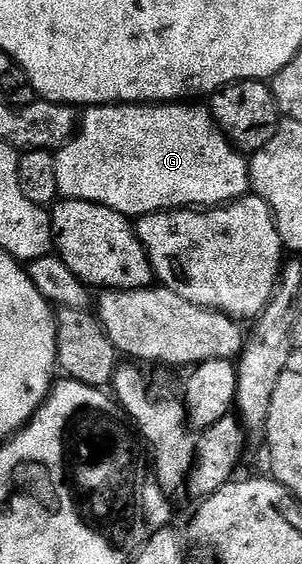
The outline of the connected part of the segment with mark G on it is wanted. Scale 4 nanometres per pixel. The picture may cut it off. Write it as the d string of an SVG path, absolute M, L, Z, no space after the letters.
M113 104L110 106L87 107L78 122L79 132L73 134L54 154L59 193L65 199L77 198L83 202L93 202L125 216L159 214L162 210L179 210L181 208L211 208L223 206L229 202L235 202L237 198L245 197L250 190L249 159L241 154L229 142L227 136L220 131L215 118L212 116L211 109L207 105L192 105L196 104Z

